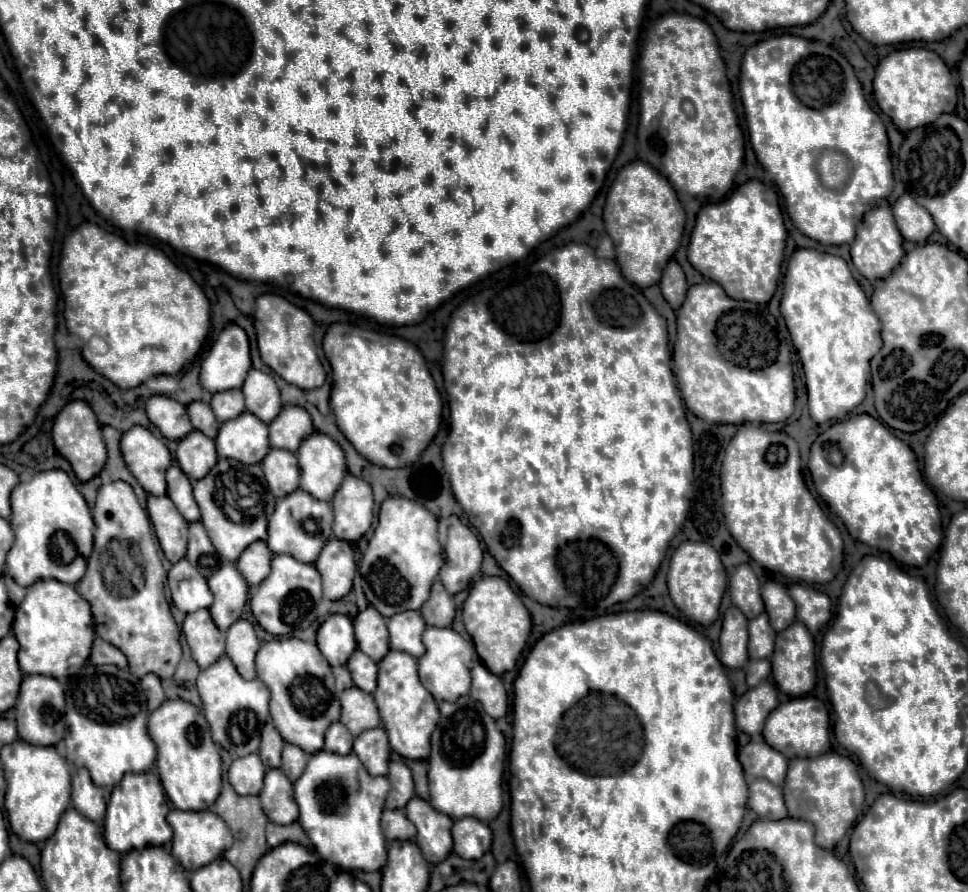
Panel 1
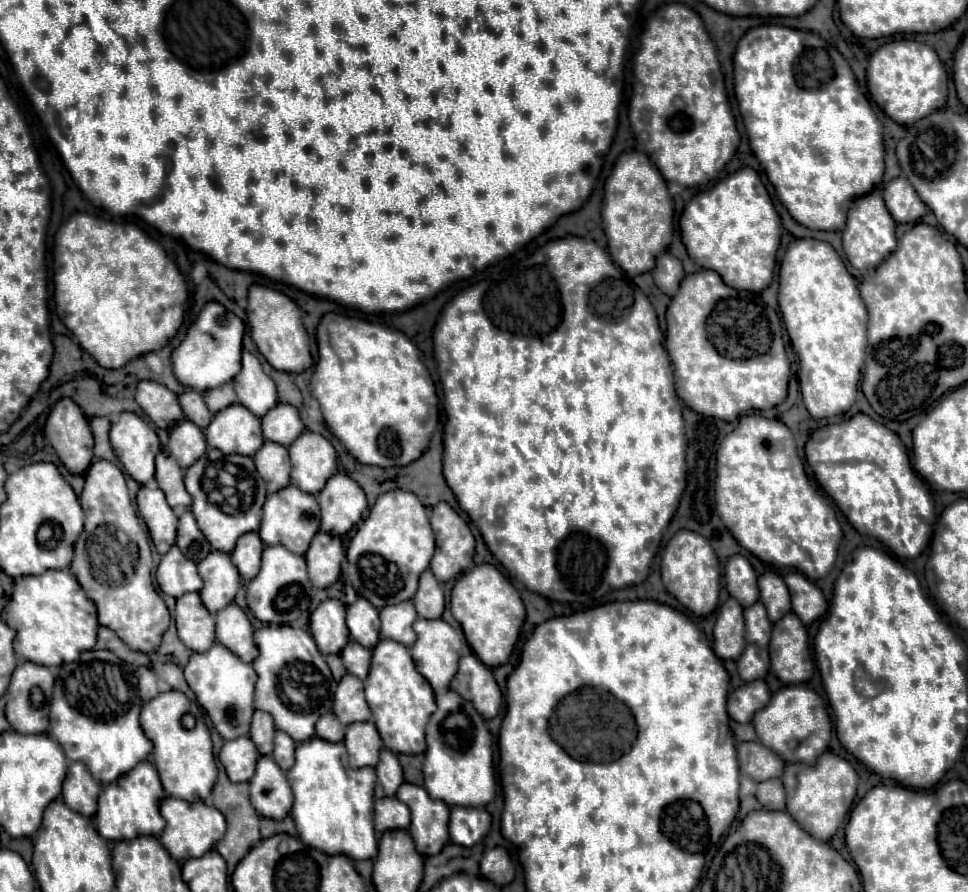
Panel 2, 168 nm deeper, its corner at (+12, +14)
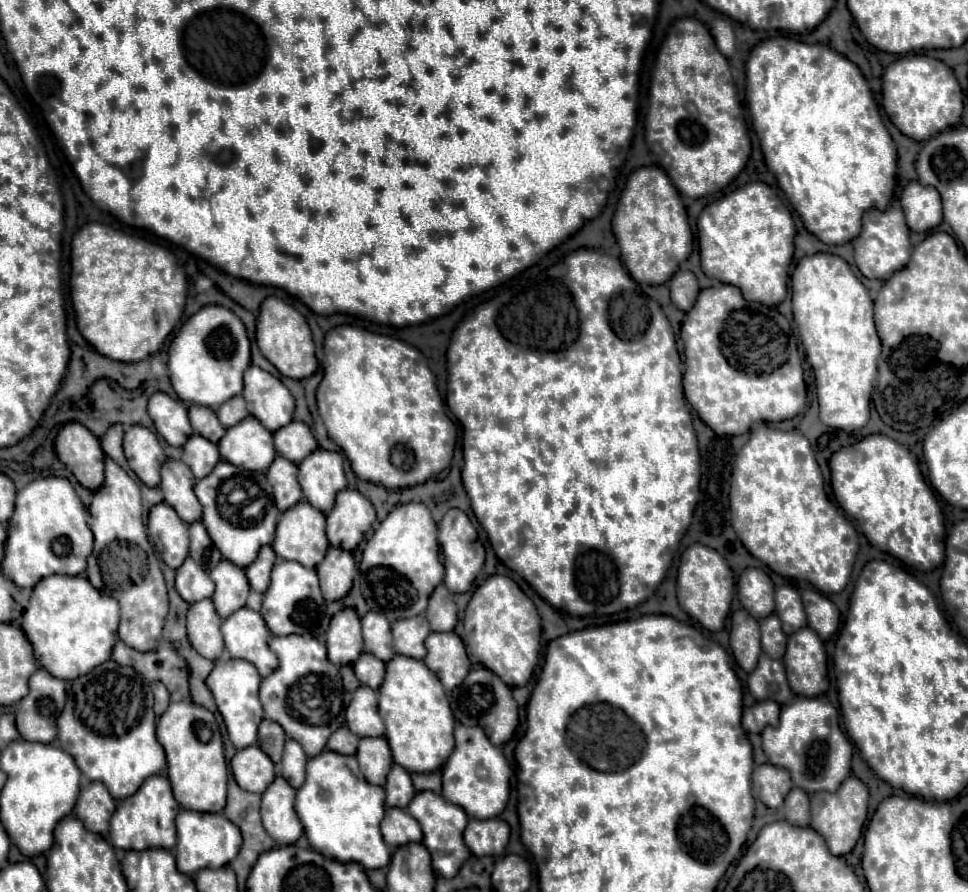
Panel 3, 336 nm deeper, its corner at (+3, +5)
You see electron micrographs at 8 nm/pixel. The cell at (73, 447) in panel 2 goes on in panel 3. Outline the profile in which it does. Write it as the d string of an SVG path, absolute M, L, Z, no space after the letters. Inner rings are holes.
M66 423L56 437L56 455L82 487L96 491L104 483L104 451L100 439L82 423Z

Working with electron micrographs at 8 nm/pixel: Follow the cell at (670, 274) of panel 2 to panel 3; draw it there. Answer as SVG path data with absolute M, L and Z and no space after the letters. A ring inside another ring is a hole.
M676 271L674 279L670 279L670 297L672 303L680 309L680 311L690 311L690 307L694 305L700 287L696 281L696 275L692 271Z

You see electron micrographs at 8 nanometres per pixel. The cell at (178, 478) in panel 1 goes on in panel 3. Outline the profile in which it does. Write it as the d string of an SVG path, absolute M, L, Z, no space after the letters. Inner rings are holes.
M166 459L162 469L162 493L164 493L164 503L174 507L178 511L178 517L186 523L200 521L202 517L202 505L198 503L192 487L194 487L194 475L192 471L182 463L174 459Z

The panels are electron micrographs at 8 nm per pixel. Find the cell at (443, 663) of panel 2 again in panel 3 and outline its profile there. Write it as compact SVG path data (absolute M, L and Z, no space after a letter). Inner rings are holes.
M430 633L426 637L426 649L428 649L428 655L426 655L424 663L440 679L444 689L450 693L454 687L458 687L458 683L462 683L462 679L470 671L470 659L466 655L462 639L456 633Z

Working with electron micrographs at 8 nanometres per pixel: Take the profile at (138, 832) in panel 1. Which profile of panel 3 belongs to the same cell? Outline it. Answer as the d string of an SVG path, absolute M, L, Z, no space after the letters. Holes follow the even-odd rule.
M152 775L142 783L142 787L132 797L118 801L118 811L110 819L110 843L126 851L128 849L142 851L146 847L172 849L176 845L174 819L178 811L180 811L180 805L172 795L168 777Z

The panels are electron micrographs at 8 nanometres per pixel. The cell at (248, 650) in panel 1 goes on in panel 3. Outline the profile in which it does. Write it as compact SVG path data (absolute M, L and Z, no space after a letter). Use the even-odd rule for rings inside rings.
M248 607L238 609L222 623L224 645L232 659L244 659L252 663L260 677L268 677L278 667L278 657L270 651L270 631L258 611Z

